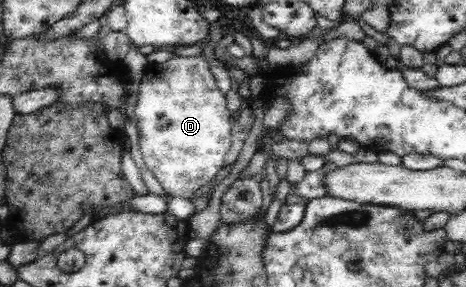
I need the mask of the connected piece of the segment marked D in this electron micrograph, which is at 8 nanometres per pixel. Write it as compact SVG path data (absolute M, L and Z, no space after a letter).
M173 56L161 64L150 64L141 79L141 93L139 103L134 107L134 117L139 131L139 150L164 192L191 200L195 191L215 178L225 165L232 138L231 119L225 96L217 88L204 56Z

